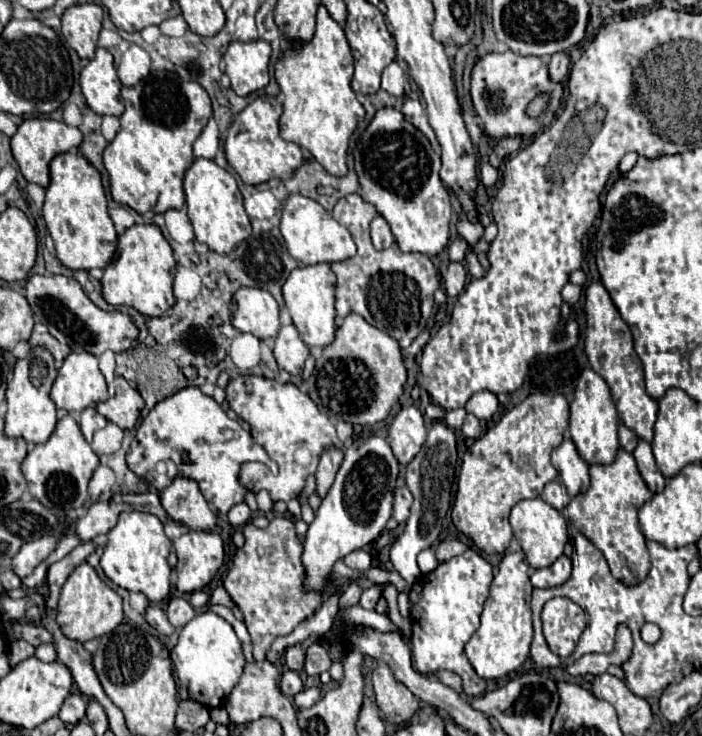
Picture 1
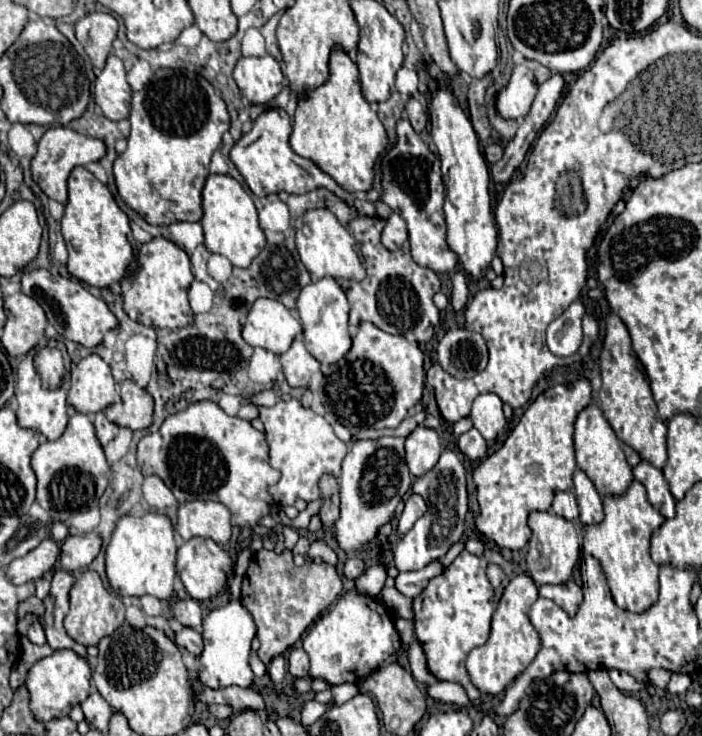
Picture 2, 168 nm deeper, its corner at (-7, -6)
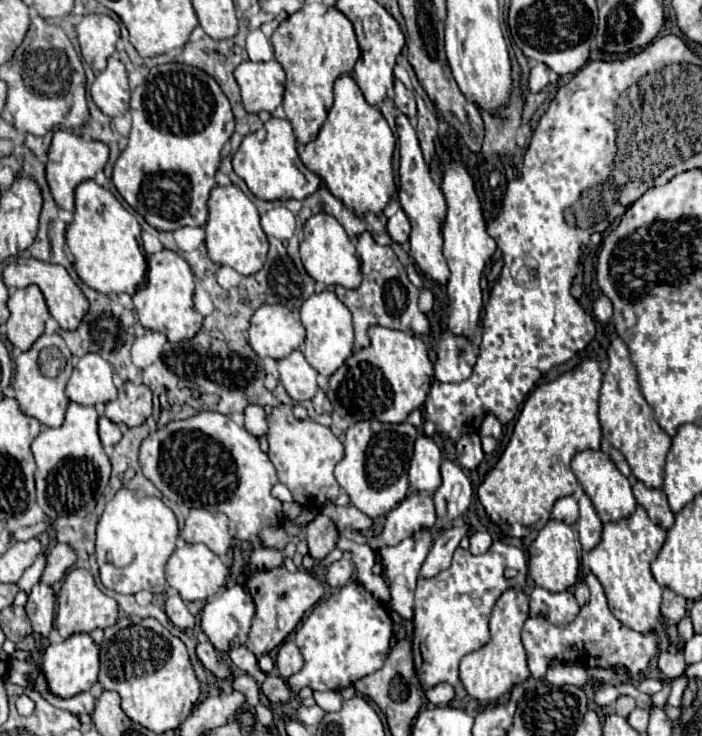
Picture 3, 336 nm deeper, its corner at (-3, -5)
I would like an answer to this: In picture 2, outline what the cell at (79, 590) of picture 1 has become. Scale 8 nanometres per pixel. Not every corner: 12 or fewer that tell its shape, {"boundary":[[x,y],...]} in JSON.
{"boundary":[[94,570],[70,590],[64,628],[82,646],[124,622],[124,604]]}

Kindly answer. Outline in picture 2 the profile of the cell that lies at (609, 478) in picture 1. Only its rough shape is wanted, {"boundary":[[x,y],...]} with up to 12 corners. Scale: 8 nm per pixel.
{"boundary":[[632,482],[604,498],[584,528],[614,602],[646,612],[658,600],[650,538],[662,516]]}

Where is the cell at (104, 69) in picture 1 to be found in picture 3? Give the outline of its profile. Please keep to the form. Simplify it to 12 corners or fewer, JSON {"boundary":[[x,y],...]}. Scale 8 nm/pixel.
{"boundary":[[116,55],[92,83],[92,101],[118,117],[130,103],[128,77]]}

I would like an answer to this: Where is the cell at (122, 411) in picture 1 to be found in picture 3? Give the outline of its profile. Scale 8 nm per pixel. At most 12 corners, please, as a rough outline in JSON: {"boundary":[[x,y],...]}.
{"boundary":[[126,381],[118,399],[106,403],[106,417],[128,427],[152,413],[152,391]]}

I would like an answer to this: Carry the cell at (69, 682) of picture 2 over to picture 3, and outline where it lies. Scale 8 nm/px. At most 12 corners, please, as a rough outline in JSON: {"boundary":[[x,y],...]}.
{"boundary":[[54,629],[42,675],[60,699],[90,691],[100,669],[92,637]]}

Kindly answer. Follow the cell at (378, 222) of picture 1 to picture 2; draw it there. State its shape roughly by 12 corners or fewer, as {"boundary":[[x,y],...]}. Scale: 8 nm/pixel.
{"boundary":[[392,214],[382,230],[382,244],[398,250],[408,240],[406,222]]}

